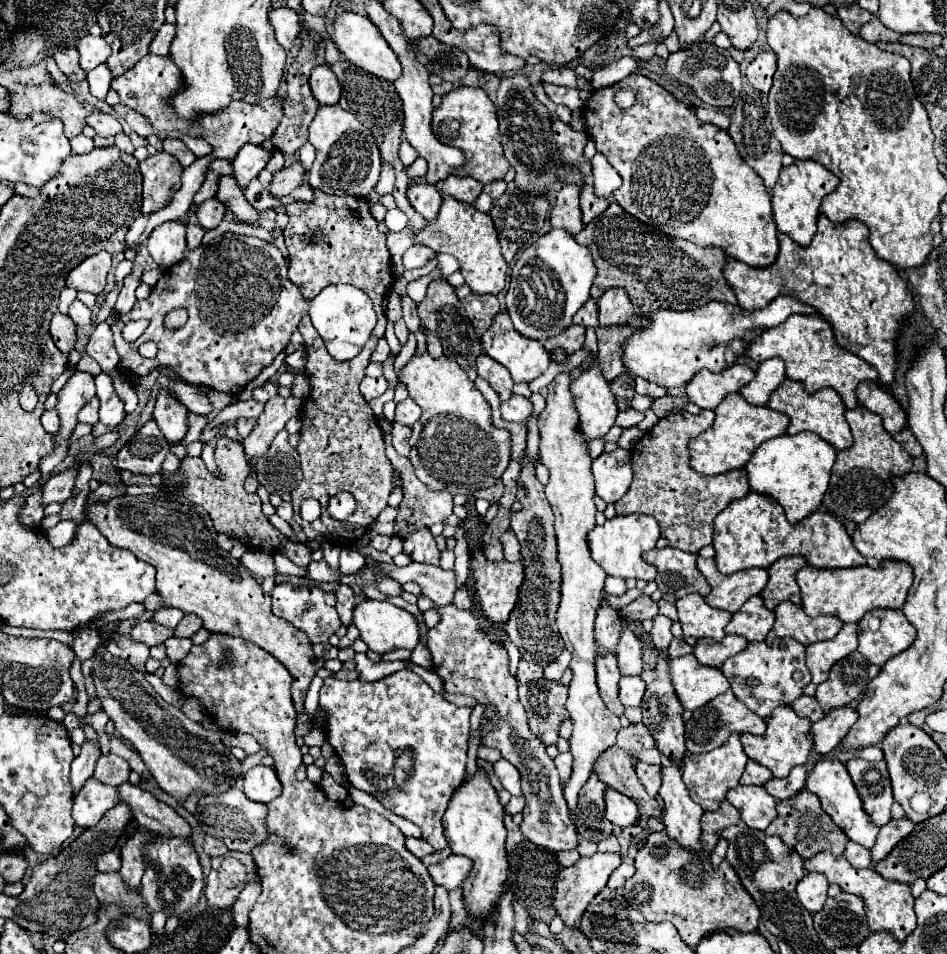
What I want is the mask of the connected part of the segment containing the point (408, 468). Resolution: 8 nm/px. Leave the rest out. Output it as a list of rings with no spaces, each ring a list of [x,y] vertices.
[[[385,443],[385,453],[387,453],[387,459],[393,463],[393,467],[403,477],[403,501],[399,503],[399,513],[397,513],[397,519],[395,519],[395,535],[405,539],[409,533],[413,533],[413,531],[417,531],[425,525],[429,527],[433,523],[443,523],[453,513],[453,495],[447,493],[447,491],[433,491],[425,483],[421,483],[415,475],[415,469],[413,469],[411,461],[407,457],[397,455],[391,443]]]

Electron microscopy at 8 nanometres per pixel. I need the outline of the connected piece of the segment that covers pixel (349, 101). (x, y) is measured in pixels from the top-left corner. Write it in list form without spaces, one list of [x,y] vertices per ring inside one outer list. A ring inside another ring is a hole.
[[[339,61],[335,63],[333,67],[333,73],[337,75],[339,79],[339,85],[341,85],[341,99],[339,99],[339,105],[341,109],[349,109],[351,113],[355,113],[355,117],[371,129],[375,141],[377,141],[377,147],[379,147],[379,153],[381,153],[381,159],[383,163],[391,165],[395,169],[395,189],[393,189],[393,197],[395,197],[395,203],[401,211],[407,213],[409,217],[409,223],[407,223],[407,229],[411,233],[419,233],[423,229],[423,225],[427,223],[421,215],[415,213],[415,209],[411,207],[405,191],[409,187],[409,177],[405,173],[405,165],[401,163],[399,159],[399,143],[401,143],[401,135],[403,135],[403,113],[401,113],[401,99],[397,97],[397,91],[393,87],[393,83],[389,81],[381,81],[379,77],[373,77],[361,69],[357,69],[353,63],[349,61]]]

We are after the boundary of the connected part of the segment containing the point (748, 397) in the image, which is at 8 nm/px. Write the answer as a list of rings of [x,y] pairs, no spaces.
[[[777,357],[767,359],[757,367],[753,381],[749,381],[749,385],[745,385],[745,389],[741,389],[739,393],[751,405],[765,405],[769,401],[769,395],[777,389],[777,385],[783,379],[785,379],[785,363]]]

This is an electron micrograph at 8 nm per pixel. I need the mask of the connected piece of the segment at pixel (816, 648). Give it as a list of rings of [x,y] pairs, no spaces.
[[[847,623],[841,631],[827,641],[819,641],[807,647],[807,667],[811,671],[813,683],[819,685],[827,679],[829,669],[839,659],[847,657],[857,649],[857,623]]]

